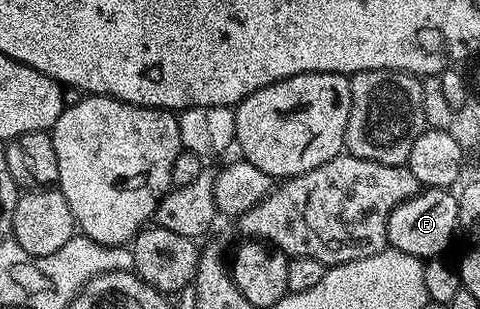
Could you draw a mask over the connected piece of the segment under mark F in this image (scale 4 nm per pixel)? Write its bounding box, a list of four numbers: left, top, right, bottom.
[386,188,458,262]

